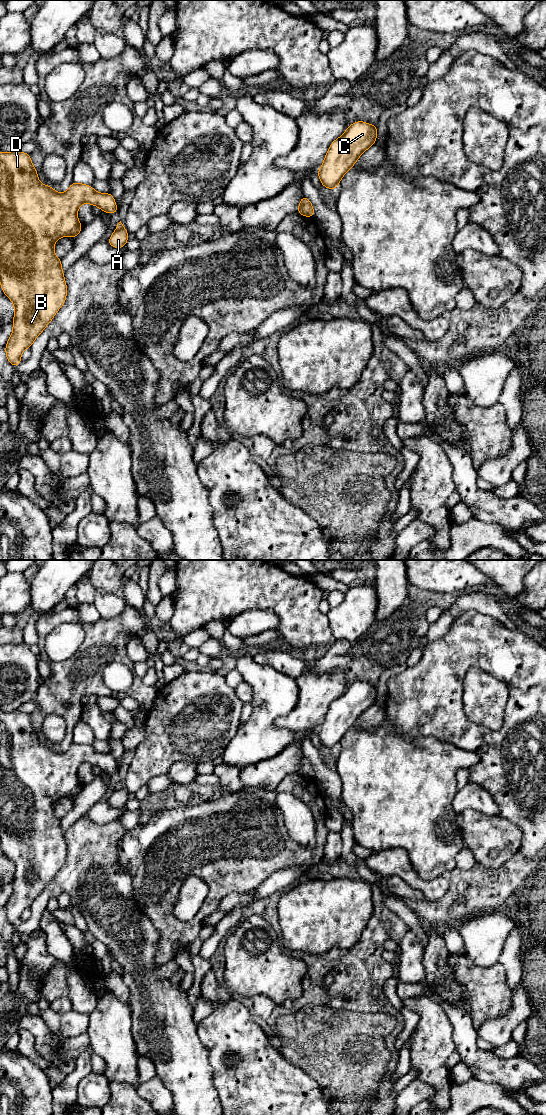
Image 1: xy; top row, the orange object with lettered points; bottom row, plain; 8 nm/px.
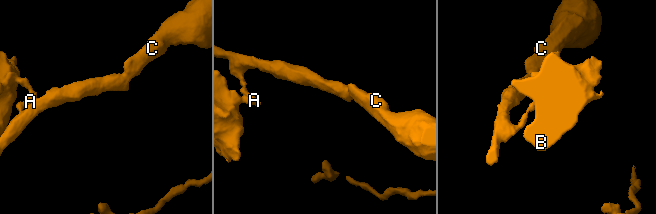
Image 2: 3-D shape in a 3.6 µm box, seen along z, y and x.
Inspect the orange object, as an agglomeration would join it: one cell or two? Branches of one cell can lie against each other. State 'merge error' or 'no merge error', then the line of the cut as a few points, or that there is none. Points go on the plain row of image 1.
merge error; cut in xy along (123, 787), (116, 789)

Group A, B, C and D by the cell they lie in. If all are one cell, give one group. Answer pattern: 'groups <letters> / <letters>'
groups A C / B D

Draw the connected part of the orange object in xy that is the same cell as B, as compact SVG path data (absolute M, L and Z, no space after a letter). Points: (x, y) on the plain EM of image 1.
M19 710L13 712L0 712L0 846L4 854L13 862L14 865L14 879L12 882L13 892L6 903L5 913L8 922L17 927L21 923L21 914L26 908L31 908L34 900L42 893L45 887L52 881L55 874L63 866L67 857L67 845L62 831L61 819L57 818L54 812L54 805L58 799L64 796L71 796L76 798L82 789L82 784L78 780L77 772L83 763L89 763L97 766L101 771L107 772L109 775L114 772L119 772L116 766L116 761L111 753L97 753L92 746L87 744L80 744L72 742L68 750L64 753L56 752L52 746L43 745L40 743L37 735L37 730L34 728L30 714L21 712Z

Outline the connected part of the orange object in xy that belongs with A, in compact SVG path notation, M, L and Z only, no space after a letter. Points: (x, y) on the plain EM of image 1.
M125 788L116 789L108 799L108 803L111 807L122 808L126 806L128 799L128 791Z

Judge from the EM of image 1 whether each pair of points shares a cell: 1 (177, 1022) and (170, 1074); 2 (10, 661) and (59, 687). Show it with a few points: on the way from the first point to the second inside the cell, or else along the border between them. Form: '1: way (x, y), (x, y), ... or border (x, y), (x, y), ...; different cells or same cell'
1: way (174, 1035), (174, 1061); same cell
2: border (41, 679), (33, 699); different cells

